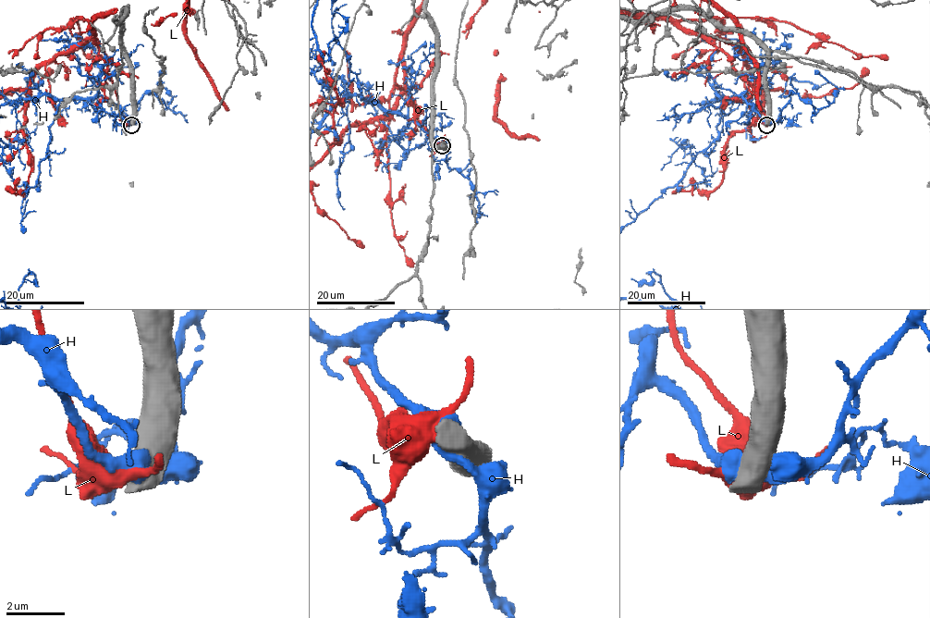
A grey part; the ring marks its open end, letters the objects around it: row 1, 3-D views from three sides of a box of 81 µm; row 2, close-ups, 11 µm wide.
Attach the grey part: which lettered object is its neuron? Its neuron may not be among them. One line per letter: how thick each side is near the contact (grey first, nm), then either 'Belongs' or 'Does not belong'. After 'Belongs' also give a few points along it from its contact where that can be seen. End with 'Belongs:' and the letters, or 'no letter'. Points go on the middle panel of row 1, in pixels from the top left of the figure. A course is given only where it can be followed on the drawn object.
H: Thickness 800 nm (grey) against 550 nm. Does not belong
L: Thickness 700 nm (grey) against 550 nm. Does not belong
Belongs: no letter

